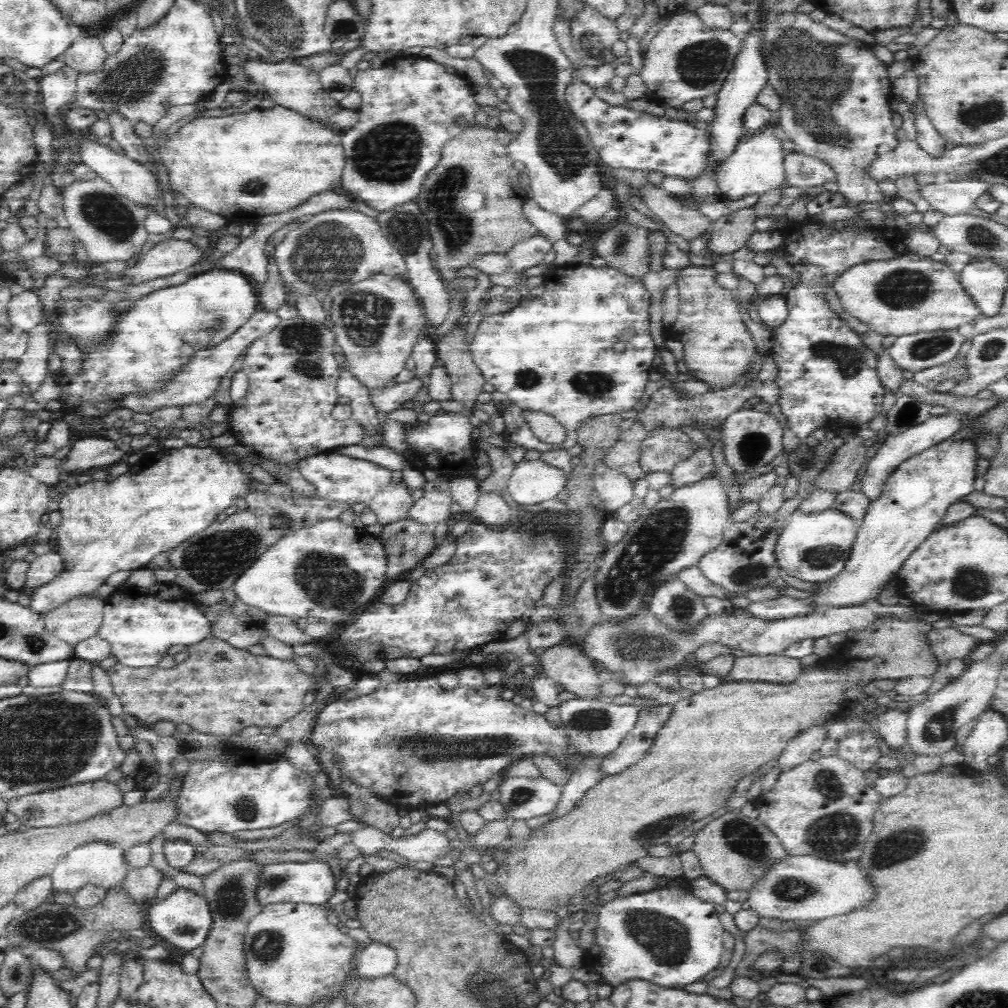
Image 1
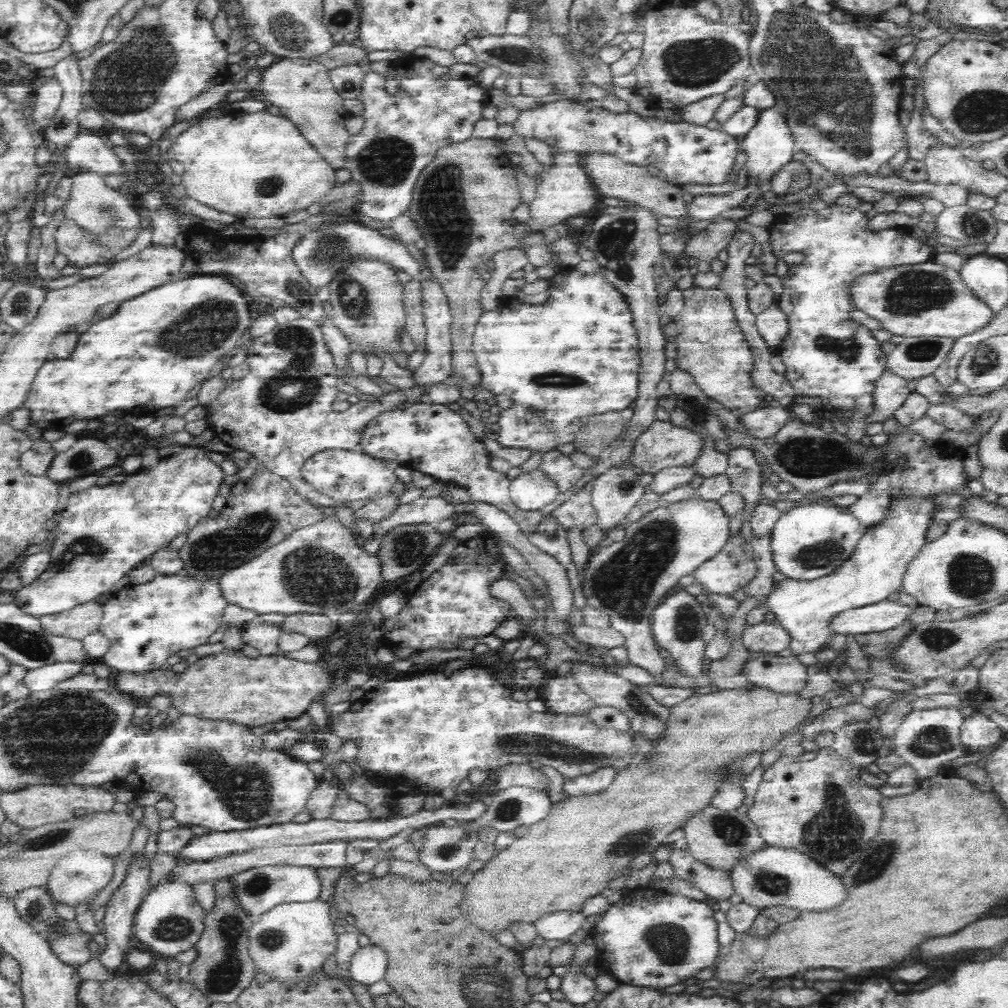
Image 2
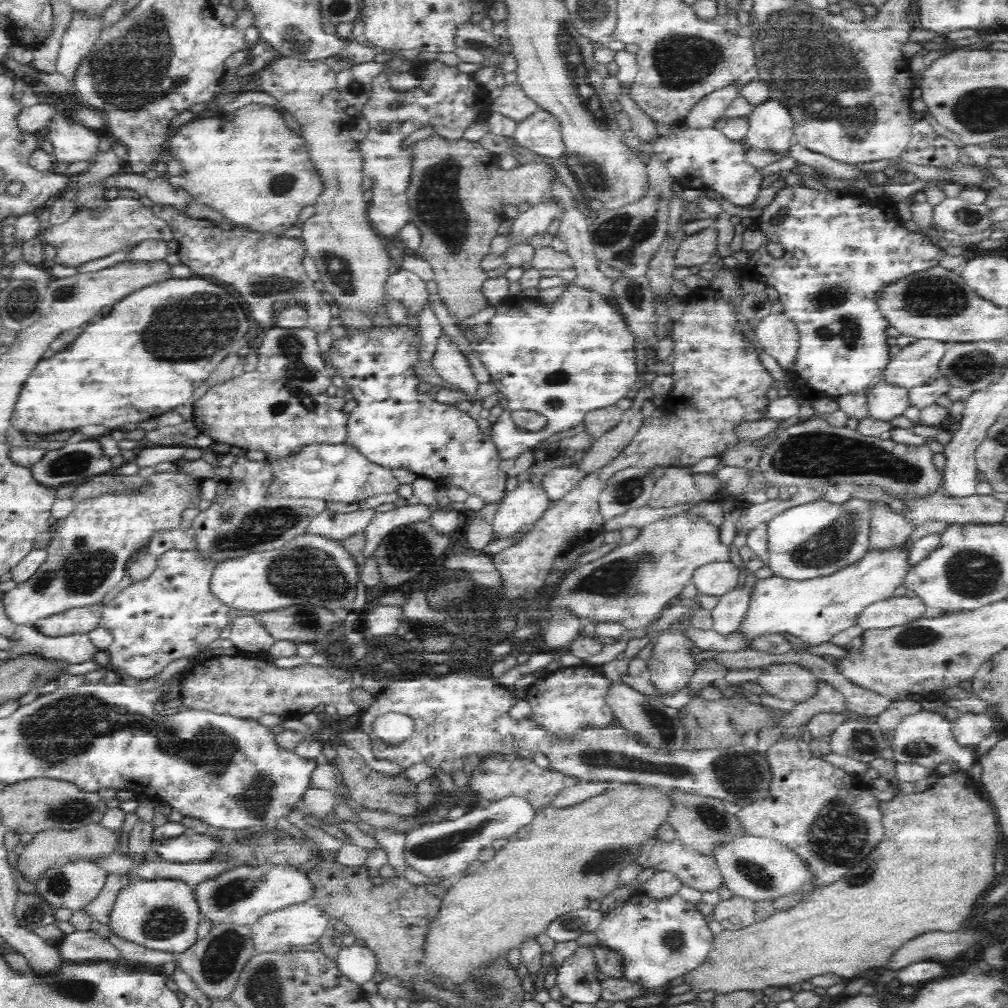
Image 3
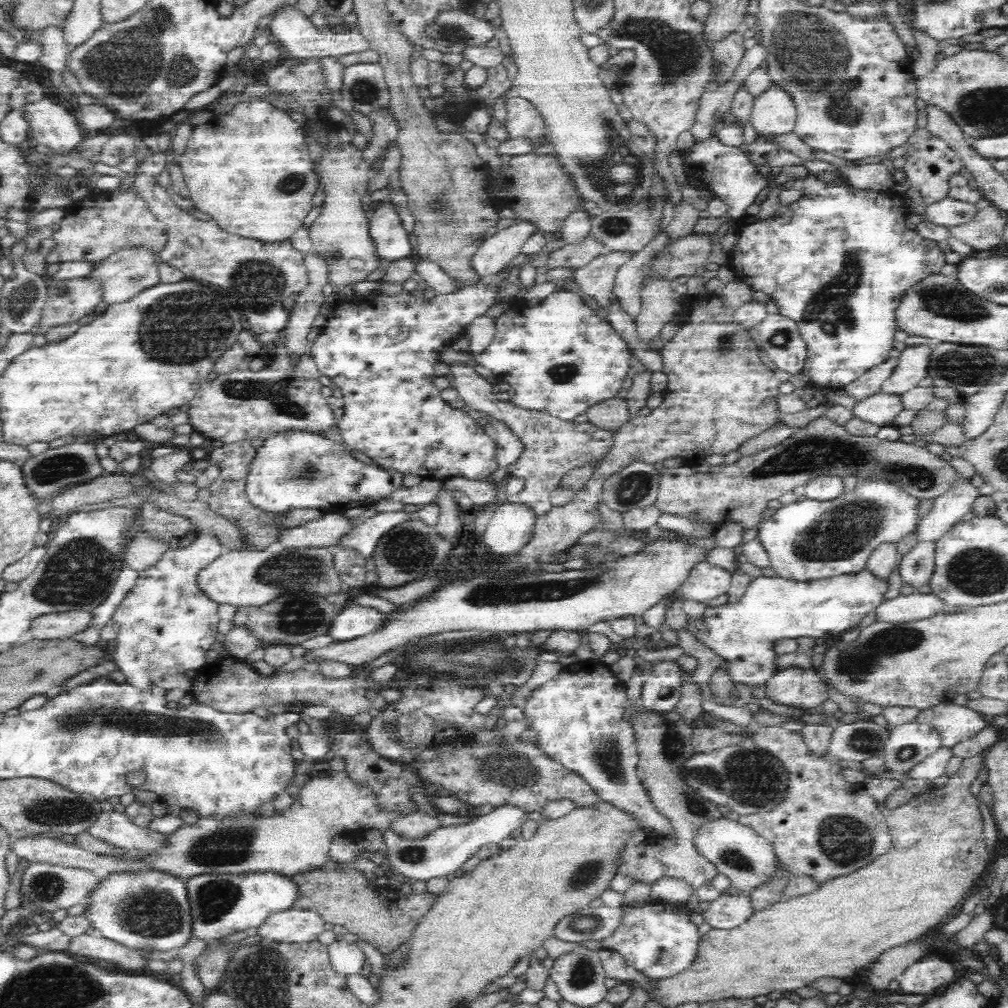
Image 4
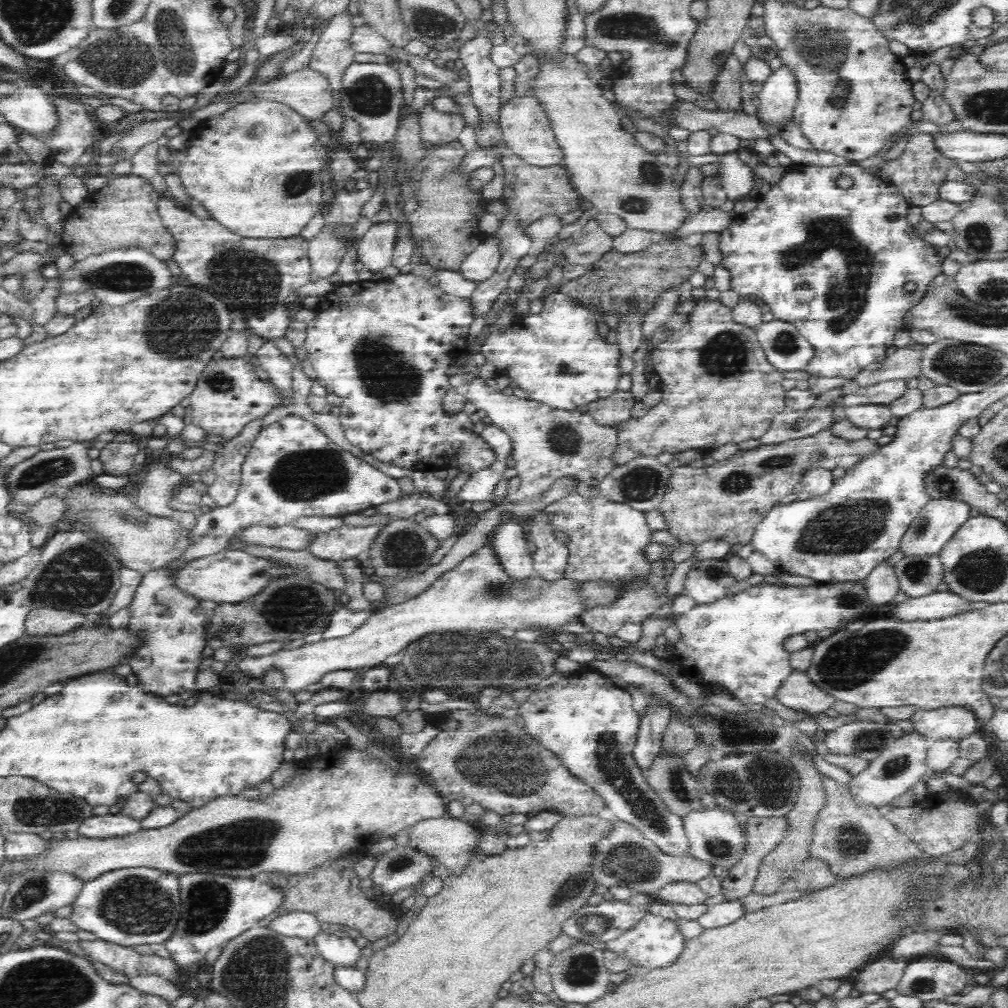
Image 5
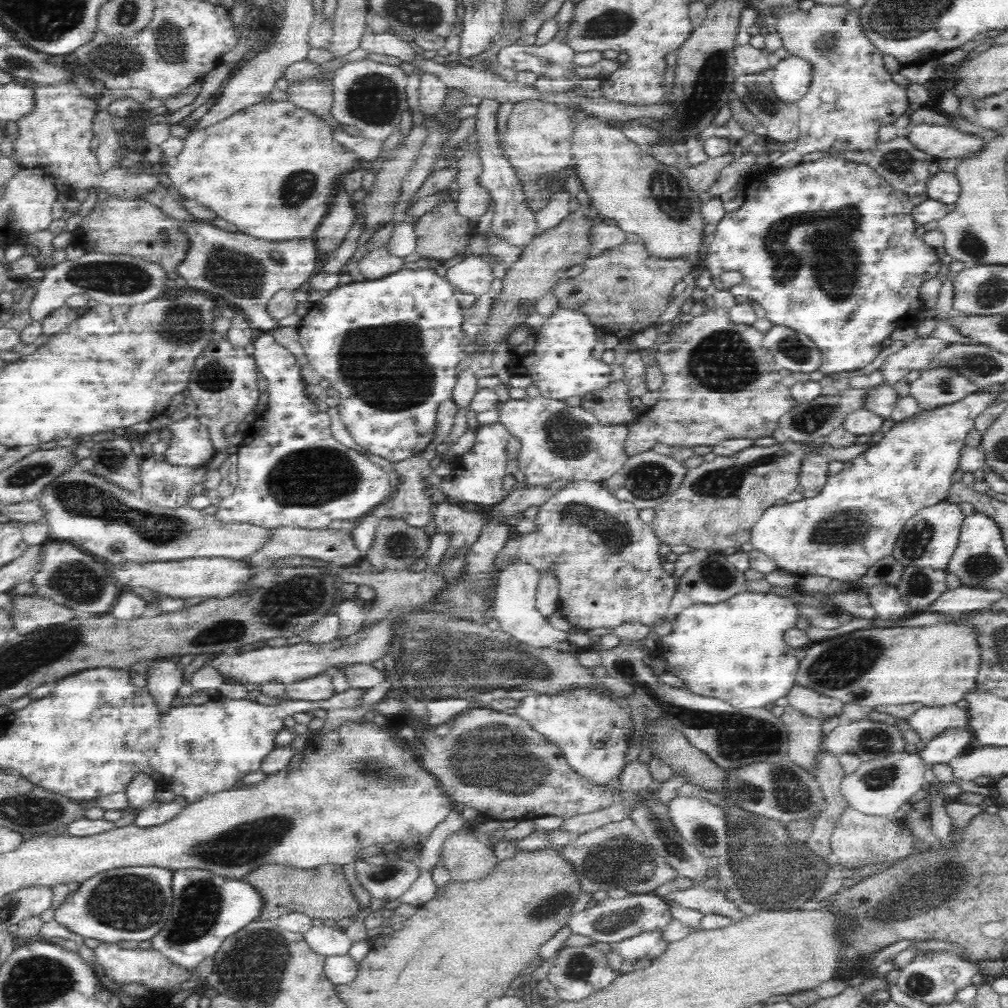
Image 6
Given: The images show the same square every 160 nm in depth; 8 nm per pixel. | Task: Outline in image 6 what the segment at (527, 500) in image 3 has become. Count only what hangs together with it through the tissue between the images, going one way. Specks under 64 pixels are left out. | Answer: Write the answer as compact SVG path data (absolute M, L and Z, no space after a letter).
M517 563L504 568L494 580L490 619L498 620L499 629L518 642L532 648L556 649L561 642L566 641L566 632L553 628L537 610L535 601L539 580L538 571L529 564Z

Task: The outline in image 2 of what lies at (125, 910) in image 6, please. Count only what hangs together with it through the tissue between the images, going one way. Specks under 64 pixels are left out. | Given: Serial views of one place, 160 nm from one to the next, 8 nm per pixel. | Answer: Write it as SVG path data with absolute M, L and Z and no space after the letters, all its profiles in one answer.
M180 881L166 882L158 884L157 886L152 883L149 891L145 893L144 898L141 900L140 906L136 909L133 918L132 935L142 944L144 951L159 957L169 959L180 952L187 952L188 950L195 949L196 944L204 932L205 912L196 900L195 889L192 886L181 883Z

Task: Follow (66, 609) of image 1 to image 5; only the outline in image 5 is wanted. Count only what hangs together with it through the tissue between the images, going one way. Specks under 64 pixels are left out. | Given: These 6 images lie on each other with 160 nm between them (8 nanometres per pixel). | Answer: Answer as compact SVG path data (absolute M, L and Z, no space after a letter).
M36 608L25 620L25 634L28 636L61 635L72 629L90 625L88 616L56 608Z

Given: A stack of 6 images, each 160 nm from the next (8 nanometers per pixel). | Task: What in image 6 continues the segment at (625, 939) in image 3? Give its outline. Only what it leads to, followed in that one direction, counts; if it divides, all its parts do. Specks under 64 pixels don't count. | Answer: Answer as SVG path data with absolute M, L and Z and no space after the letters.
M646 932L612 944L611 951L620 953L624 961L629 960L632 963L646 957L654 959L668 948L668 942L663 936L663 933Z

